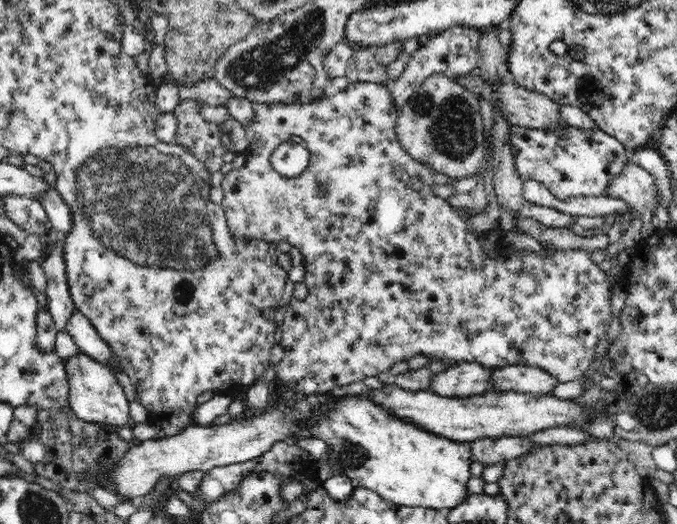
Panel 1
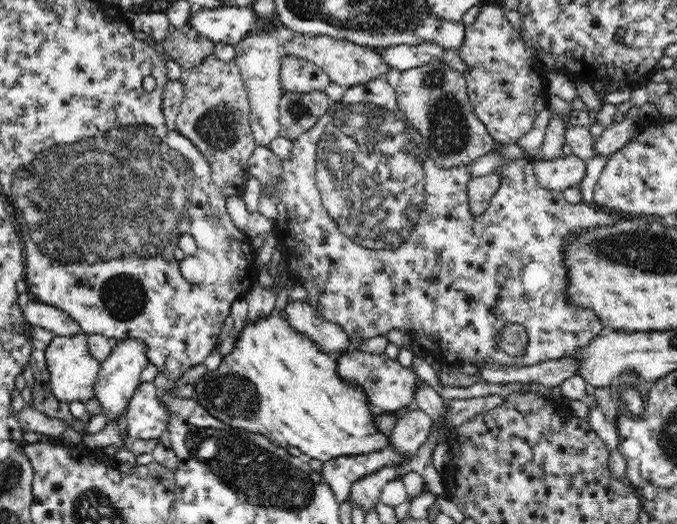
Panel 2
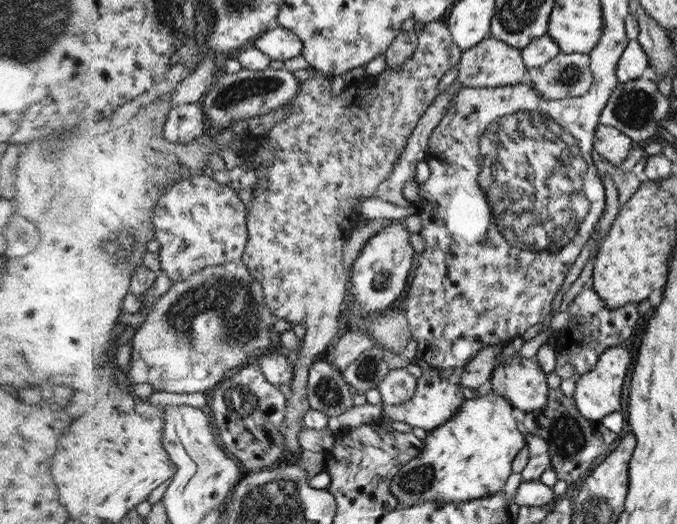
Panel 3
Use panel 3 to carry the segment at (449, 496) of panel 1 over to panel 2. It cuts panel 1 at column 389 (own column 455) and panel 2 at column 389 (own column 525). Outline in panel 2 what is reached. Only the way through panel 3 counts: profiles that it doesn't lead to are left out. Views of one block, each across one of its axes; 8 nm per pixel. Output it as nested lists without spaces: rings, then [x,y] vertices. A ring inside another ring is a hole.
[[[277,313],[256,322],[247,322],[246,319],[233,350],[222,358],[216,370],[208,370],[194,384],[191,398],[228,426],[260,433],[275,446],[284,449],[296,447],[301,450],[304,459],[326,463],[340,457],[372,455],[391,447],[390,436],[386,436],[374,423],[374,416],[379,414],[370,411],[364,389],[340,377],[336,357],[322,352],[308,335],[296,331]]]

